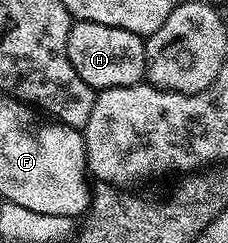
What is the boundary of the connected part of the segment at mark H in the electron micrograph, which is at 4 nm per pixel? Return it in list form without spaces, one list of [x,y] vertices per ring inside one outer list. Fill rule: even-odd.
[[[72,21],[67,41],[69,64],[96,90],[138,86],[144,81],[147,72],[147,44],[140,35],[125,28],[113,28],[109,24]]]

